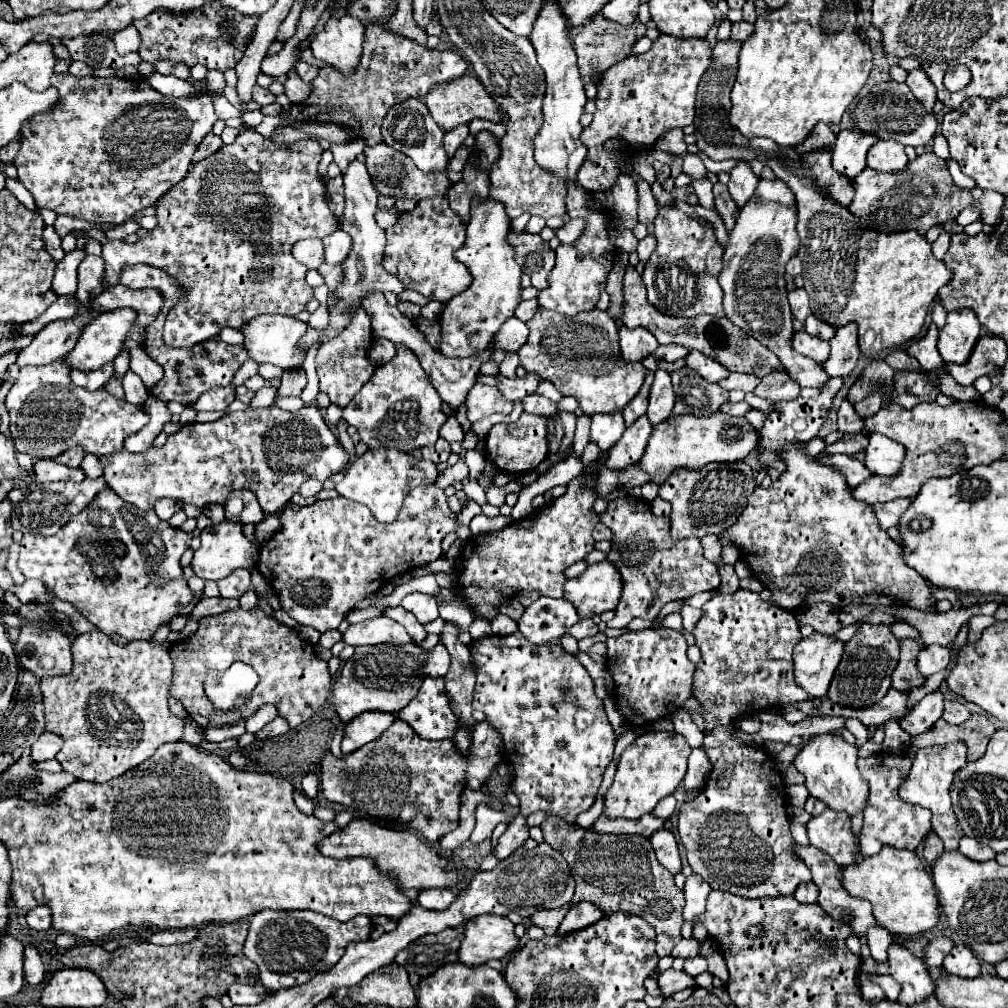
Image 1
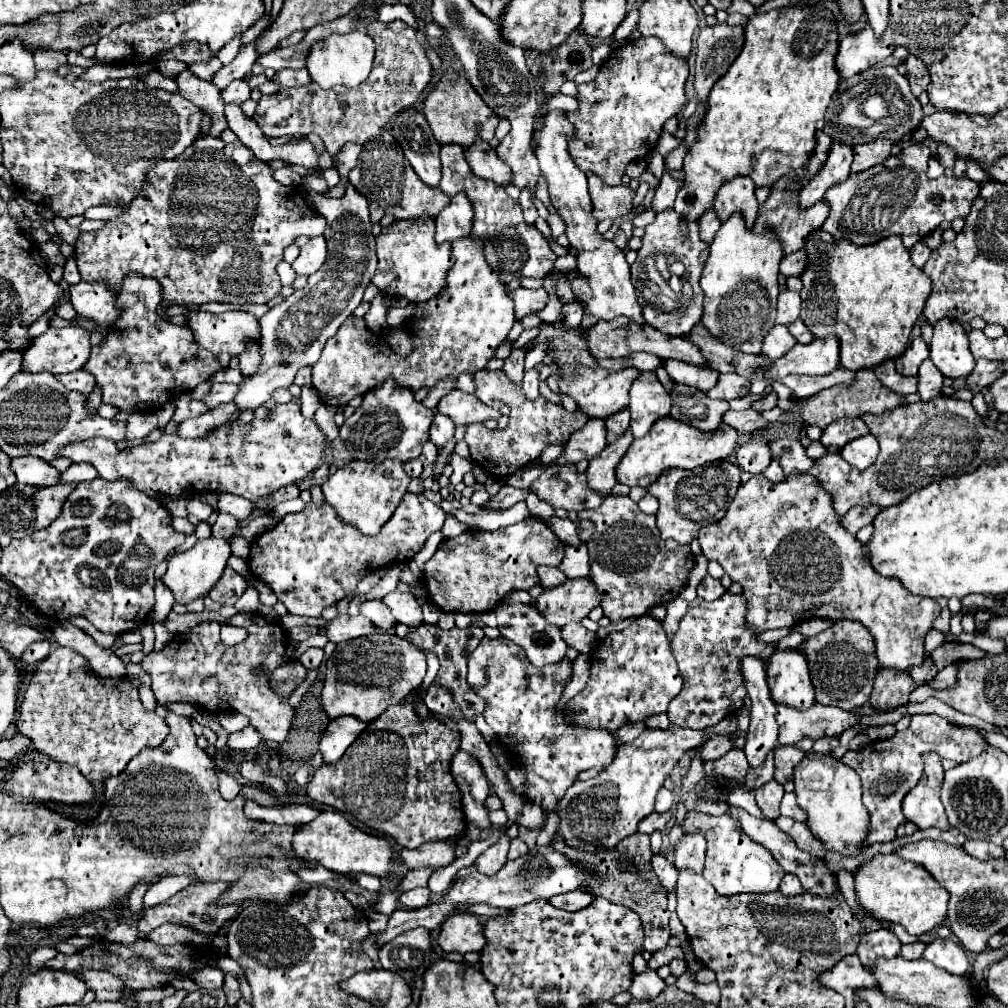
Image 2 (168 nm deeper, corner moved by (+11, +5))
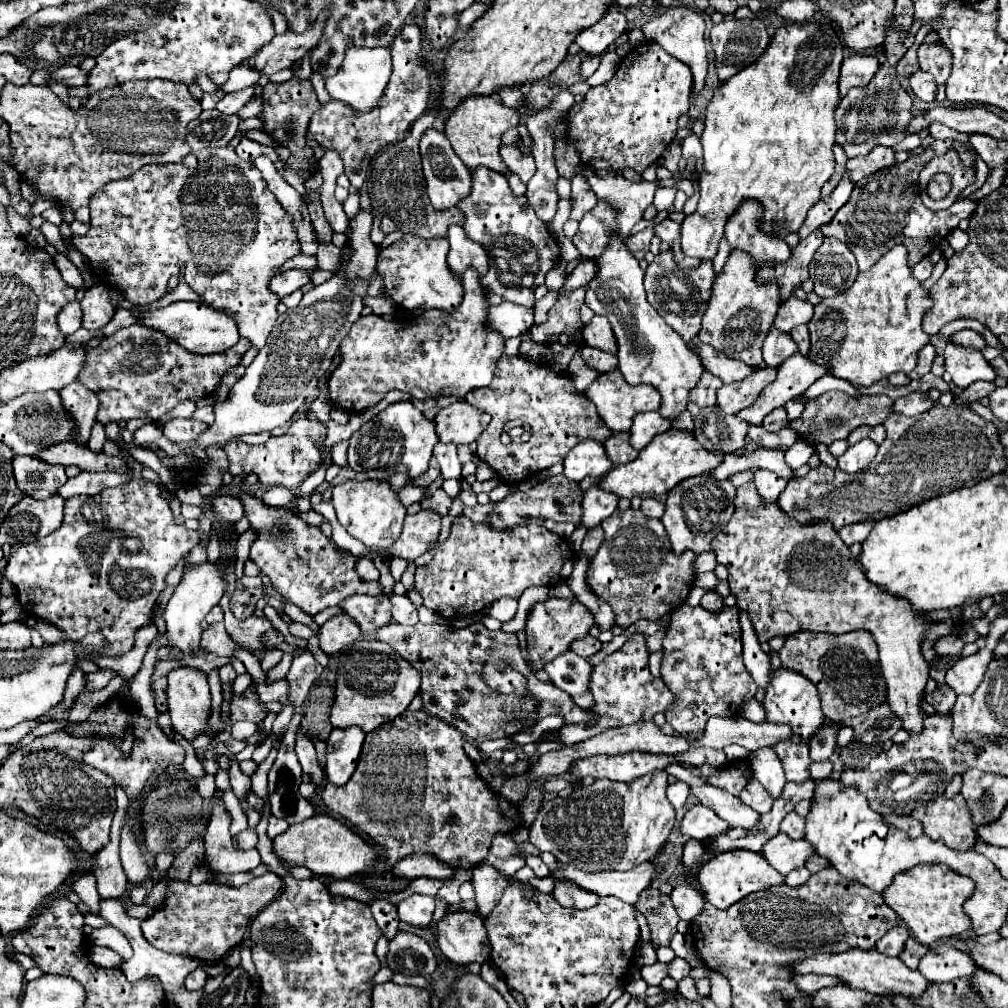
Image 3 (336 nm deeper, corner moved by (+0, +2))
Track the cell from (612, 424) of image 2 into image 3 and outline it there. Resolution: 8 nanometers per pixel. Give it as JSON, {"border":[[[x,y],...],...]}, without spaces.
{"border":[[[613,433],[605,443],[605,453],[611,459],[613,465],[621,465],[621,463],[629,463],[637,457],[637,451],[631,449],[629,445],[629,433]]]}

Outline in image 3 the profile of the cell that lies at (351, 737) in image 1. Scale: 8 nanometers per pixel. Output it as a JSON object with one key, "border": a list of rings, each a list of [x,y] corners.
{"border":[[[333,729],[327,739],[327,781],[333,785],[345,785],[355,767],[361,753],[365,733],[361,729]]]}

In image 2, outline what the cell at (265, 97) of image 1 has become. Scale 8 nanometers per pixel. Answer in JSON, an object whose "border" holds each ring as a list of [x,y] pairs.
{"border":[[[234,80],[234,82],[230,82],[230,86],[226,88],[226,90],[222,90],[222,98],[224,98],[224,102],[236,102],[236,104],[242,104],[244,100],[248,100],[250,98],[250,86],[248,86],[248,82],[244,82],[244,80]]]}

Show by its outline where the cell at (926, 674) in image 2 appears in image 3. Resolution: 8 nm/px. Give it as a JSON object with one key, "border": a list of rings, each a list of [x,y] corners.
{"border":[[[941,685],[931,695],[925,695],[925,701],[935,707],[935,713],[937,715],[949,717],[951,715],[951,709],[953,709],[953,703],[955,703],[955,693],[947,685]]]}

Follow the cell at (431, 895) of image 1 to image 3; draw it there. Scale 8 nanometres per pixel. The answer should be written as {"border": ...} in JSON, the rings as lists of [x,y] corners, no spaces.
{"border":[[[413,893],[397,903],[399,919],[411,927],[427,927],[435,911],[435,899]]]}

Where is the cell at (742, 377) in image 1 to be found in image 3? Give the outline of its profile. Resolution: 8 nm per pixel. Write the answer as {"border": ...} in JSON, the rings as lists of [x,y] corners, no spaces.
{"border":[[[759,367],[751,377],[735,385],[723,385],[717,393],[717,407],[727,415],[737,415],[741,409],[749,407],[769,383],[777,377],[777,367]]]}

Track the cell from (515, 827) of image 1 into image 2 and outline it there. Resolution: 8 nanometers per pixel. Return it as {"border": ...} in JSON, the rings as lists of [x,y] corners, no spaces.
{"border":[[[504,834],[496,844],[492,844],[476,858],[476,868],[484,874],[496,874],[496,870],[500,870],[500,866],[504,866],[504,862],[508,860],[508,848],[510,838]]]}

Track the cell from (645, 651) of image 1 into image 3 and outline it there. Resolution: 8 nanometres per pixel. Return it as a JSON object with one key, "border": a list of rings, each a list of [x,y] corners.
{"border":[[[635,633],[619,651],[607,655],[605,661],[595,665],[593,677],[591,677],[591,693],[595,699],[593,709],[599,713],[599,729],[591,729],[591,725],[575,723],[575,725],[565,725],[557,729],[555,733],[543,733],[539,741],[555,741],[563,745],[573,745],[587,737],[593,737],[595,733],[601,733],[603,729],[623,727],[637,721],[651,721],[655,713],[667,709],[667,705],[671,705],[675,695],[667,689],[667,685],[663,685],[663,679],[655,679],[649,673],[649,663],[647,663],[649,651],[645,647],[645,639],[647,635]]]}

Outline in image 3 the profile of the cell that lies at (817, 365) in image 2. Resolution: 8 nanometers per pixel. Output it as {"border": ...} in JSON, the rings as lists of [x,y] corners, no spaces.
{"border":[[[795,353],[785,363],[779,365],[777,381],[767,385],[753,405],[749,405],[747,409],[741,409],[737,413],[739,419],[747,421],[749,425],[761,425],[763,417],[769,411],[773,411],[775,407],[785,405],[789,399],[805,393],[805,389],[809,385],[813,385],[825,373],[827,373],[827,369],[823,369],[821,365],[811,363],[811,359]]]}

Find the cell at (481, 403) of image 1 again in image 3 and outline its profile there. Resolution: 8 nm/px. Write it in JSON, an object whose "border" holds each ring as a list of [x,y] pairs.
{"border":[[[455,401],[453,405],[443,407],[433,421],[435,421],[435,433],[441,443],[469,445],[481,435],[491,417],[467,405],[467,401]]]}

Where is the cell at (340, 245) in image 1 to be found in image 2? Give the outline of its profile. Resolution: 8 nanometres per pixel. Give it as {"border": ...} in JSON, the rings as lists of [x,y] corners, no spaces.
{"border":[[[322,236],[310,238],[306,246],[300,248],[300,256],[292,262],[296,274],[314,274],[326,260],[326,240]]]}

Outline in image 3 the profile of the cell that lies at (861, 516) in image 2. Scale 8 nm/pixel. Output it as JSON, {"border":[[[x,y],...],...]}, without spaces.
{"border":[[[855,523],[855,525],[845,525],[837,533],[845,545],[853,545],[853,543],[863,543],[871,533],[871,529],[873,529],[873,523]]]}

